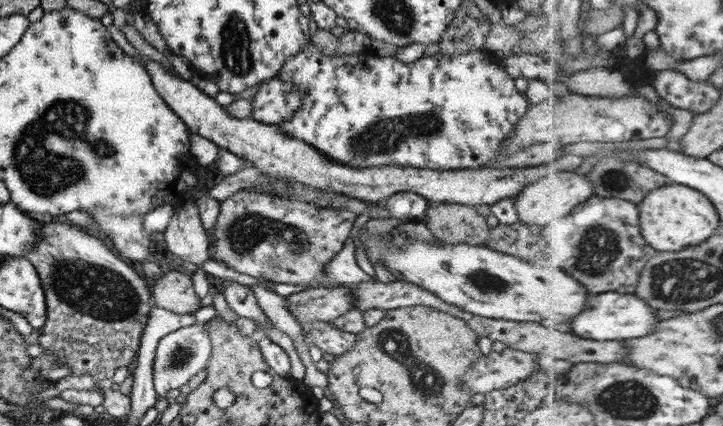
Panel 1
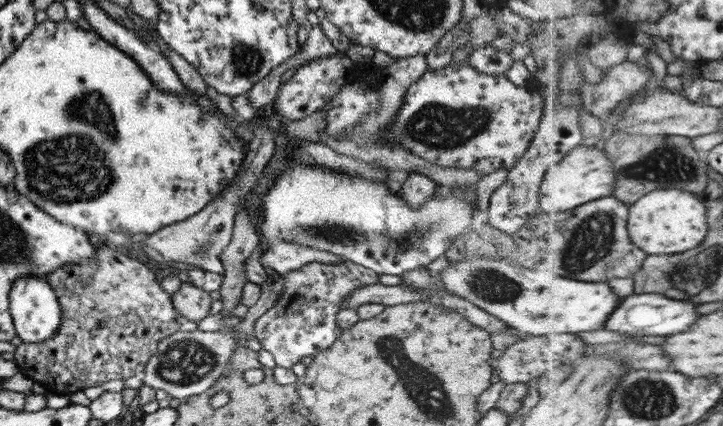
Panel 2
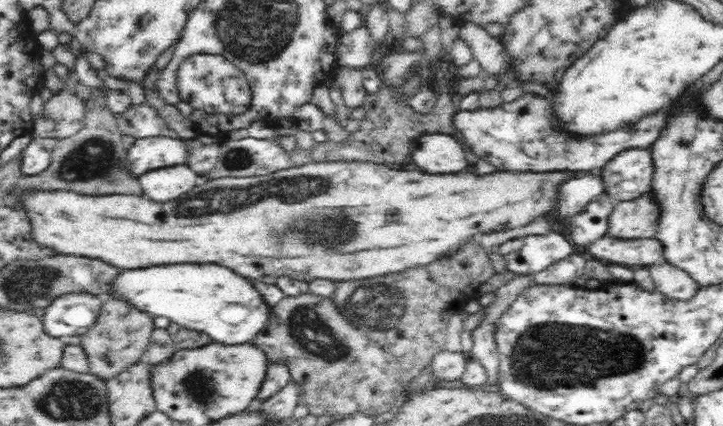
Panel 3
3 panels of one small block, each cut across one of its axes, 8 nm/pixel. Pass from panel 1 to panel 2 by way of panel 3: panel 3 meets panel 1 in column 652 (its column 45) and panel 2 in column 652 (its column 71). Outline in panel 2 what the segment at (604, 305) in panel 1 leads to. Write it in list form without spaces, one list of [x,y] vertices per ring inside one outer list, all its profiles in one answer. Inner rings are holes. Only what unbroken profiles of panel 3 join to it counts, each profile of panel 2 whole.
[[[635,294],[625,298],[615,314],[611,314],[611,320],[607,320],[605,330],[613,330],[613,332],[621,332],[623,336],[671,336],[677,332],[685,332],[695,320],[697,320],[697,312],[695,312],[695,304],[691,302],[679,302],[679,300],[671,300],[665,298],[661,294]]]

